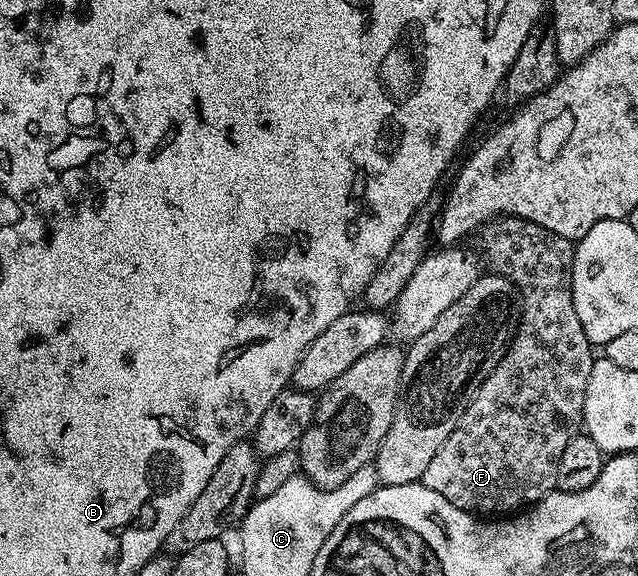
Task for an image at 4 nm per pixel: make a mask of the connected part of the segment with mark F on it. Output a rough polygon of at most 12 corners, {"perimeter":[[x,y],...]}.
{"perimeter":[[480,228],[517,332],[419,482],[481,517],[558,490],[595,352],[574,244]]}

